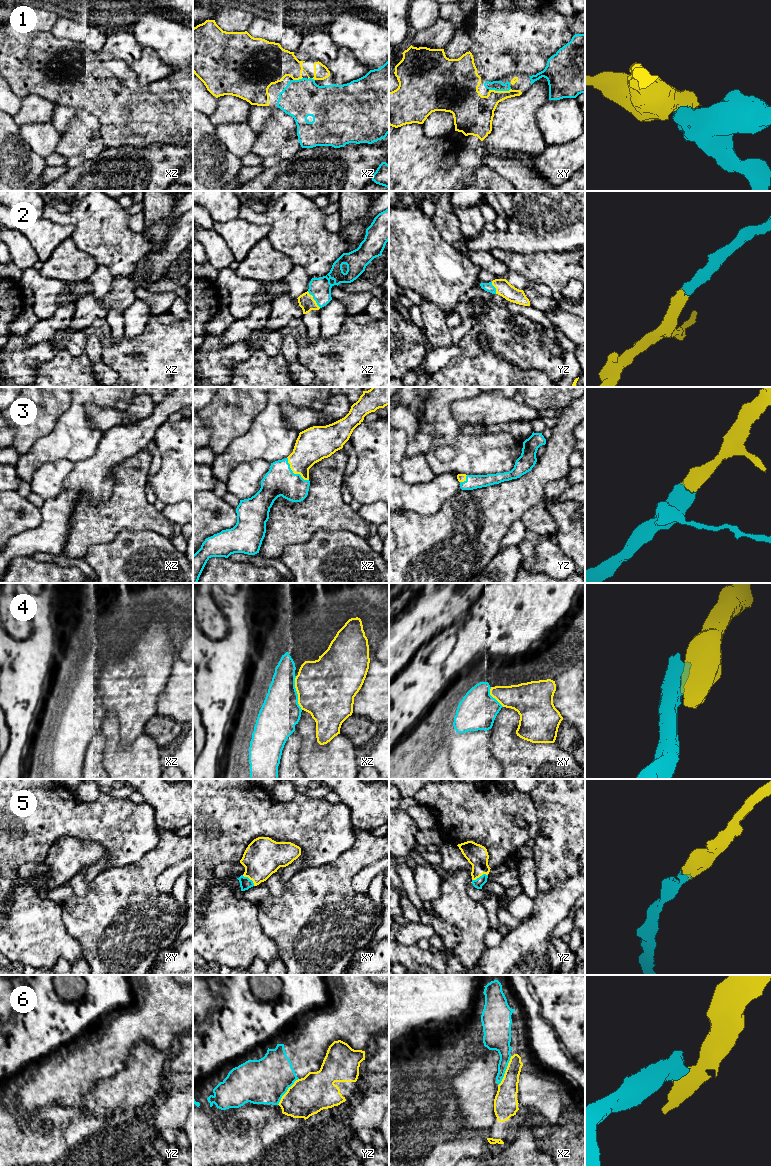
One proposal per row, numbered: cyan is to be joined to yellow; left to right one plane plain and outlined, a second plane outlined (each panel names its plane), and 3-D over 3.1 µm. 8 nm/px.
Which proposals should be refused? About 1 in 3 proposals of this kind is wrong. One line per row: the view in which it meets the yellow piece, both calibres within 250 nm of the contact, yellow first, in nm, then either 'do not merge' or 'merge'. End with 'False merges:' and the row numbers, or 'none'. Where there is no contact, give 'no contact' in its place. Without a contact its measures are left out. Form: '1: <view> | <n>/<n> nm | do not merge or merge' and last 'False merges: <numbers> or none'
1: xy | 280/80 nm | merge
2: xz | 120/180 nm | merge
3: xz | 260/240 nm | merge
4: xz | 480/320 nm | do not merge
5: yz | 170/80 nm | merge
6: xz | 190/160 nm | do not merge
False merges: 4, 6

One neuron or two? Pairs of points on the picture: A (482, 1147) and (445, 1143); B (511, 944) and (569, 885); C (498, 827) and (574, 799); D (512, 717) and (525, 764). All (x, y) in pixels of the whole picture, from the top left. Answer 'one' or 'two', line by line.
A: one
B: one
C: two
D: one

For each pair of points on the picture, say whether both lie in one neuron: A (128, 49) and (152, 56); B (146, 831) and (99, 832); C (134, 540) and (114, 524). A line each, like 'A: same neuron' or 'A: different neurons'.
A: different neurons
B: same neuron
C: different neurons

